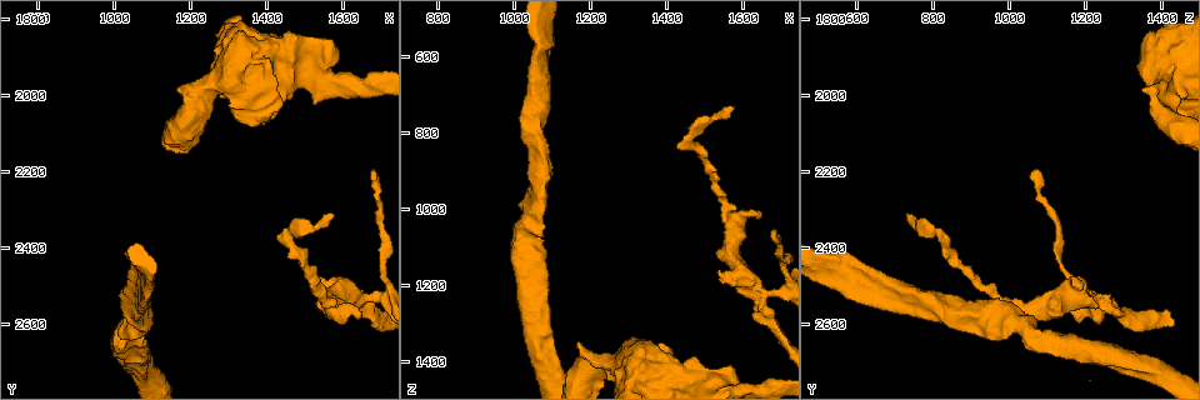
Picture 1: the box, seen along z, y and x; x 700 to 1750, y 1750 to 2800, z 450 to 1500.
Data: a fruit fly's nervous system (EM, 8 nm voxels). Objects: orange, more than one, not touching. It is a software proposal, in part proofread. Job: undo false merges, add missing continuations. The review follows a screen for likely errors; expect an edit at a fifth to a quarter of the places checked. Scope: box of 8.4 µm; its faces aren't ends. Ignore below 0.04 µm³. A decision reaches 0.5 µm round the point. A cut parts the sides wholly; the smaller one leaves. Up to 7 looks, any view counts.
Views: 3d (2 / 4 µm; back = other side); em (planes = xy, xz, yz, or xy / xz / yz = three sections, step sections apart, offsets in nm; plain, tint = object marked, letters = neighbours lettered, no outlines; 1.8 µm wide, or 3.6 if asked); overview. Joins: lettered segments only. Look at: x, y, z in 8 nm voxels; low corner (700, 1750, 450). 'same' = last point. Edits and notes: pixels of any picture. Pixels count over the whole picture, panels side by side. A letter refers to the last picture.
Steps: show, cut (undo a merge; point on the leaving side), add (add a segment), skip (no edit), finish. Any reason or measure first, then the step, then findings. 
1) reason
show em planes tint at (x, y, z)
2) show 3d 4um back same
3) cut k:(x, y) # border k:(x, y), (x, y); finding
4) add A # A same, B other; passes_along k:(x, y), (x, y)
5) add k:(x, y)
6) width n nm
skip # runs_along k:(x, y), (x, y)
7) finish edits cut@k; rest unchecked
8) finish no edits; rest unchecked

free end
show em planes letters at (1635, 2580, 1020)

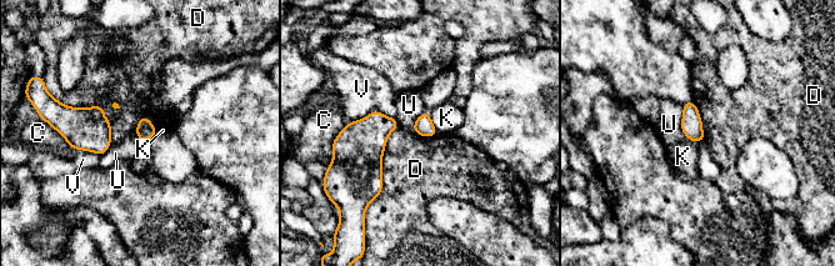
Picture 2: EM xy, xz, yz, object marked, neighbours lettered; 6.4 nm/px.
longest_contact D 500 nm
skip # C other, D other, K other, U other, V other; no lettered segment goes on from it

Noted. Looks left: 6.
show 3d 4um at (1680, 2200, 1065)

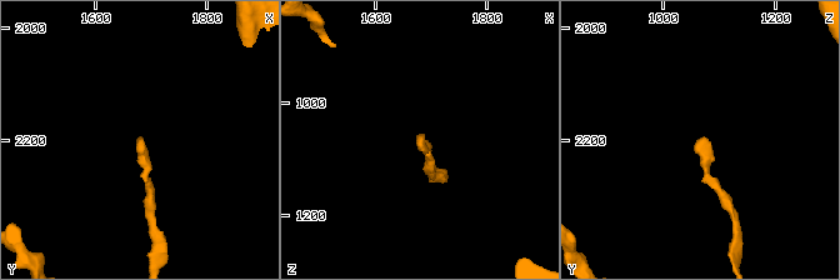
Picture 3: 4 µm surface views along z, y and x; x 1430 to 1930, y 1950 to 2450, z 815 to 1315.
show em planes letters at (1675, 2195, 1075)

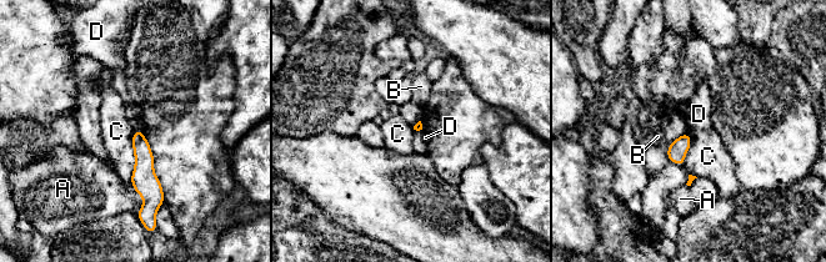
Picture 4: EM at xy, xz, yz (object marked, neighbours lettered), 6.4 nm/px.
skip # A other, B other, C other, D other; runs_along 4:(136, 134), (150, 202); none of them fits

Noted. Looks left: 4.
stops while still wide
show 3d 4um at (1475, 1840, 1395)

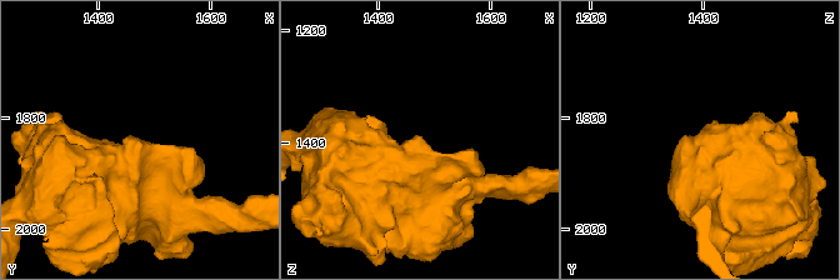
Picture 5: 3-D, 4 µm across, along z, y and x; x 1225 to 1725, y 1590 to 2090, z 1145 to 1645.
show em planes letters at (1480, 1845, 1395)

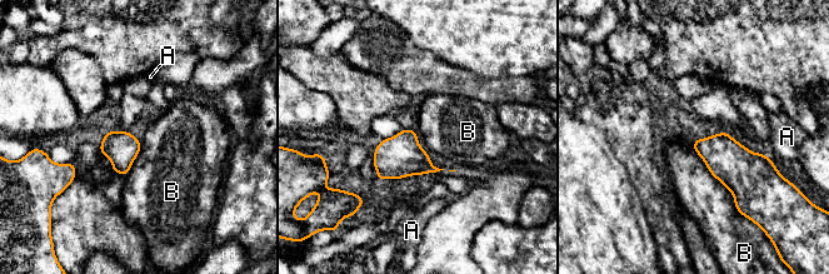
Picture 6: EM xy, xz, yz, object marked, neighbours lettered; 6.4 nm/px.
skip # A other, B other; none of them fits

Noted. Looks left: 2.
finish no edits; rest unchecked

